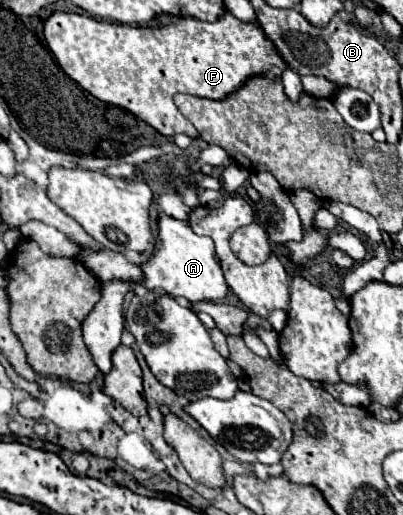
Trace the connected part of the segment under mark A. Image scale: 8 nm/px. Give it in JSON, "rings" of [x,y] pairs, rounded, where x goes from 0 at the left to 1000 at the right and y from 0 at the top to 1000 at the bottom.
{"rings":[[[409,416],[395,419],[395,474],[355,517],[355,551],[380,567],[414,567],[434,579],[454,575],[474,586],[553,583],[573,563],[558,548],[538,489],[519,458],[494,458],[474,447],[464,427],[429,427]]]}

